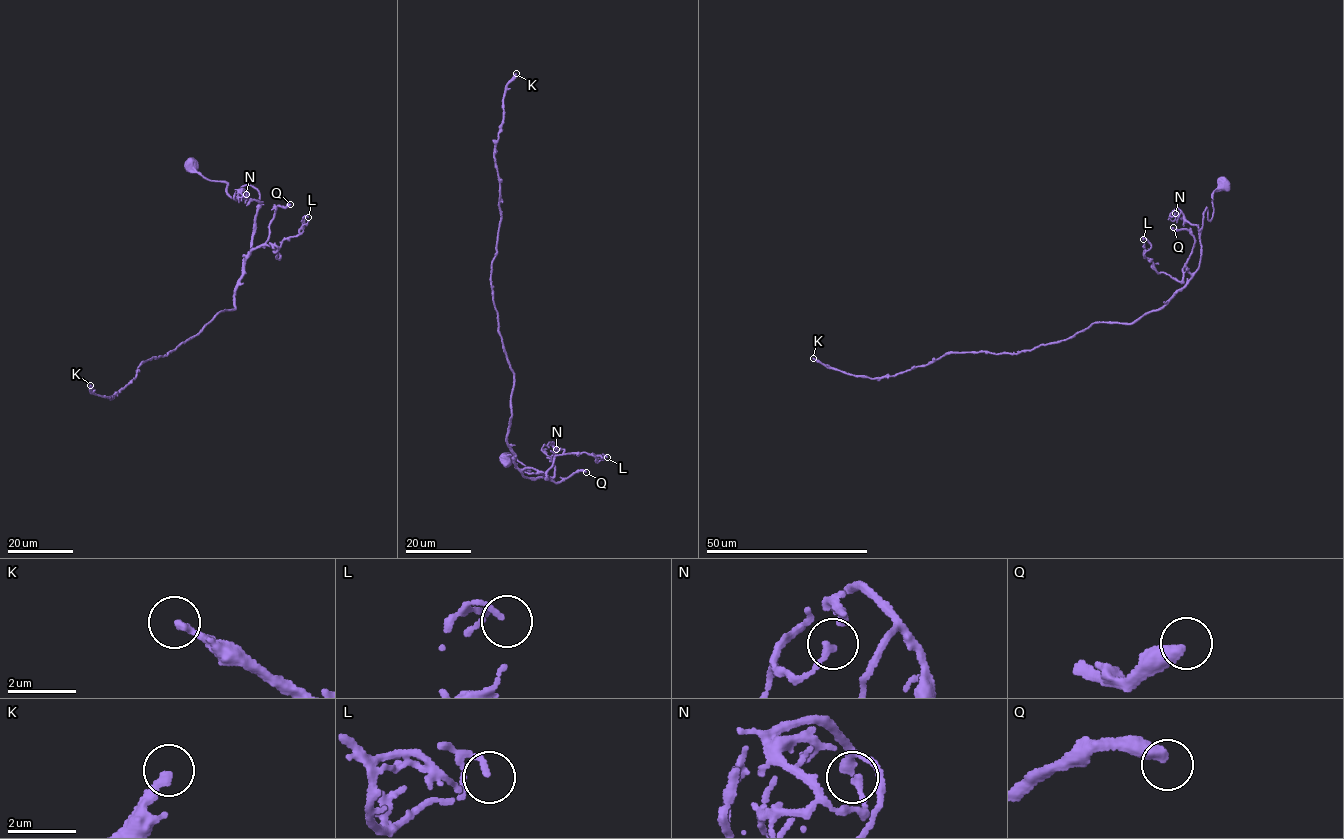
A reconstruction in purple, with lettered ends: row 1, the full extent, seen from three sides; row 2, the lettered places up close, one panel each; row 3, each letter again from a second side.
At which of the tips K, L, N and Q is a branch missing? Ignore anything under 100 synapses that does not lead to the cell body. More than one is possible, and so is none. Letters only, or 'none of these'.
K

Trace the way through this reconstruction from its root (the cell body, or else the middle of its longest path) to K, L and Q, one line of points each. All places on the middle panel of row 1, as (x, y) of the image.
K: (507, 458), (553, 480), (524, 477), (506, 441), (514, 374), (491, 285), (501, 213), (494, 149), (516, 73)
L: (507, 458), (550, 480), (522, 471), (547, 478), (560, 454), (607, 457)
Q: (507, 458), (515, 455), (526, 473), (553, 480), (529, 478), (524, 469), (537, 469), (556, 482), (586, 472)

